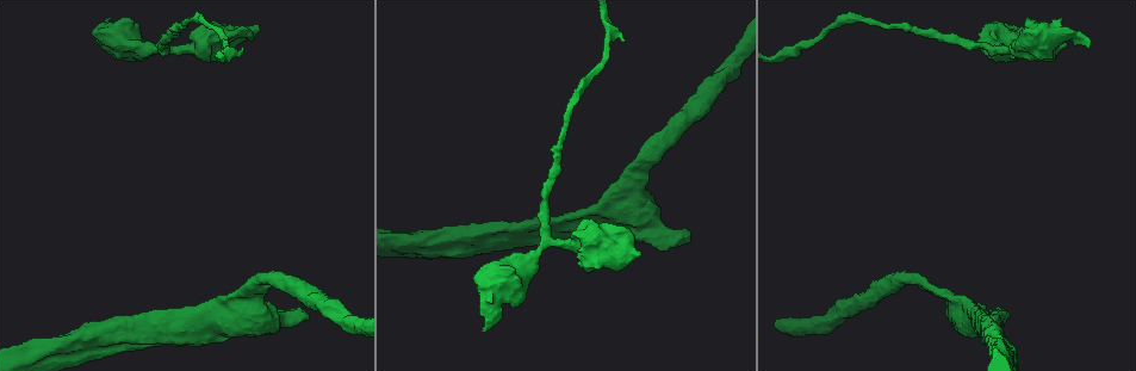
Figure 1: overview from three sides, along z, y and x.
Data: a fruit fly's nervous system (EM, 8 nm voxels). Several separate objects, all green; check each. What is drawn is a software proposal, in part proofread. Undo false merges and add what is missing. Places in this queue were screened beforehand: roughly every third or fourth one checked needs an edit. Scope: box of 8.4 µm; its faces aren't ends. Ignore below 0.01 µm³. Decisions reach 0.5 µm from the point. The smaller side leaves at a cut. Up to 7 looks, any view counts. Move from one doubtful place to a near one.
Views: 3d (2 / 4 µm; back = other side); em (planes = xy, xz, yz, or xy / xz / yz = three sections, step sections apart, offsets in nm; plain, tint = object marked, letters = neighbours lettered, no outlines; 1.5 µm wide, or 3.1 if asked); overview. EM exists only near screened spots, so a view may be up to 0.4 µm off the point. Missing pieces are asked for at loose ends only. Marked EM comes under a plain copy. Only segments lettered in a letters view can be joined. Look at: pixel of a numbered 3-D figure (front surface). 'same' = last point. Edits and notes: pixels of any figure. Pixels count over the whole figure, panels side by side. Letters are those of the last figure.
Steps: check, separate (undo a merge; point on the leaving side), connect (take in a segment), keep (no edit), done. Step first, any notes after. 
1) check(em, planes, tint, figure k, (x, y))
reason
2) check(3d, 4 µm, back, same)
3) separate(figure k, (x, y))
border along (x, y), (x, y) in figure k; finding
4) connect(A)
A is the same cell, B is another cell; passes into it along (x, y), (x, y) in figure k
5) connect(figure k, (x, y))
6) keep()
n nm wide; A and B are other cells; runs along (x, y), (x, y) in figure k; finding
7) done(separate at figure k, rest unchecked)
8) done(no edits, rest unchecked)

check(3d, 4 µm, figure 1, (941, 294))
calibre changes

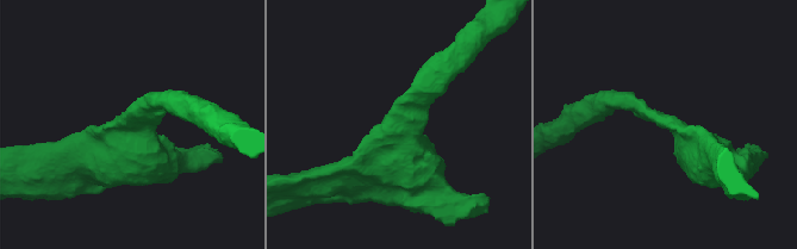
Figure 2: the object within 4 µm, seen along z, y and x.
check(em, planes, letters, figure 2, (664, 120))
arms of 280, 750 nm

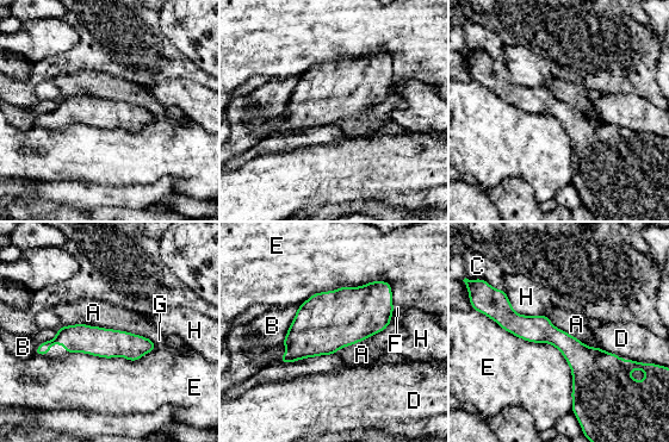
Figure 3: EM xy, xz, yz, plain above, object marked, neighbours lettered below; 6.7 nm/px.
keep()
A, B, C, D, E, F, G and H are other cells; border along (475, 309), (562, 354), (571, 410) in figure 3; one cell here

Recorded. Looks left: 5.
check(em, planes, letters, figure 1, (306, 313))
stops while still wide

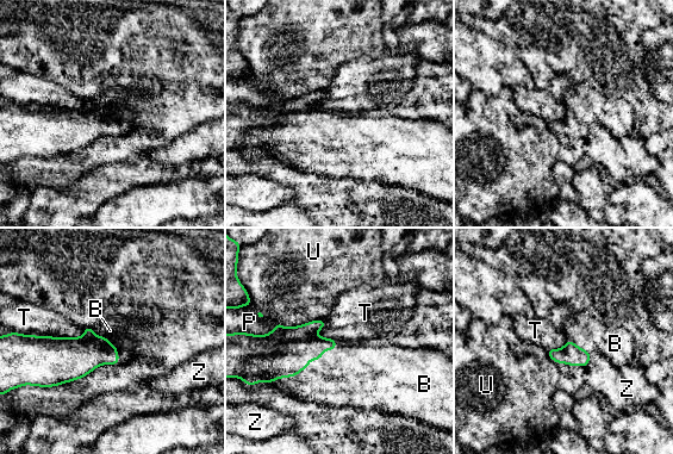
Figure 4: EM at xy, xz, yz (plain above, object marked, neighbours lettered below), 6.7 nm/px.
connect(B)
B is the same cell, P, T, U and Z are other cells; passes into it along (285, 352), (310, 360), (321, 383) in figure 4; the cell continues

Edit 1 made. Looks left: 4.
check(em, xz, step 4, tint, figure 1, (483, 330))
branch stops here

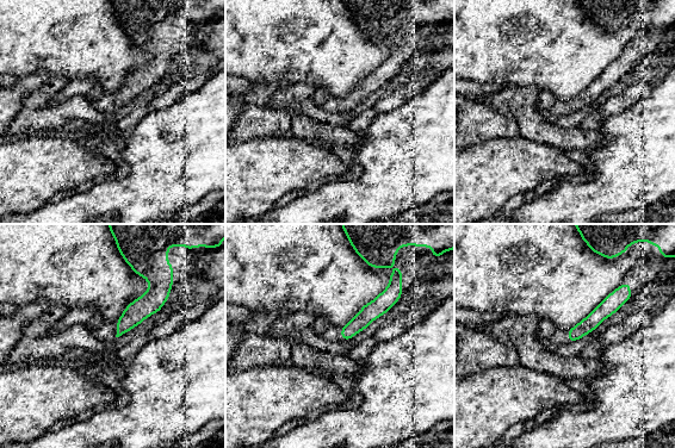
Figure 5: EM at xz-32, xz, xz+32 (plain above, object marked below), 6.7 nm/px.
check(em, planes, letters, same)
cut it another way

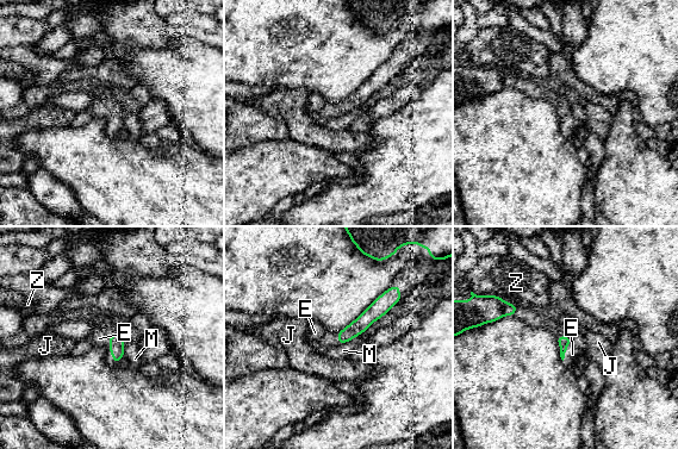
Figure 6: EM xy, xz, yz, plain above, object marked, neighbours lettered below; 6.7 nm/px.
connect(E)
E is the same cell, J, M and Z are other cells; passes into it along (116, 348), (109, 348), (99, 338) in figure 6; the cell continues

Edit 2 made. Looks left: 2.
done(connect at figure 4, connect at figure 6, rest unchecked)

